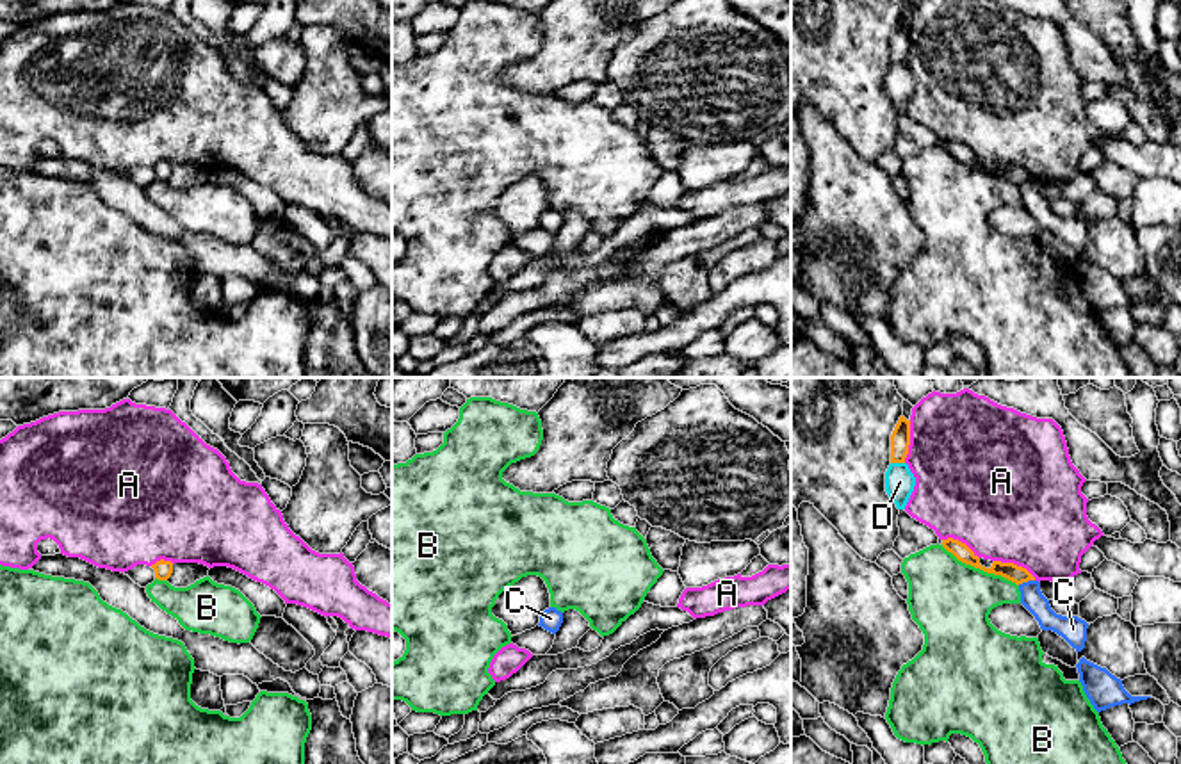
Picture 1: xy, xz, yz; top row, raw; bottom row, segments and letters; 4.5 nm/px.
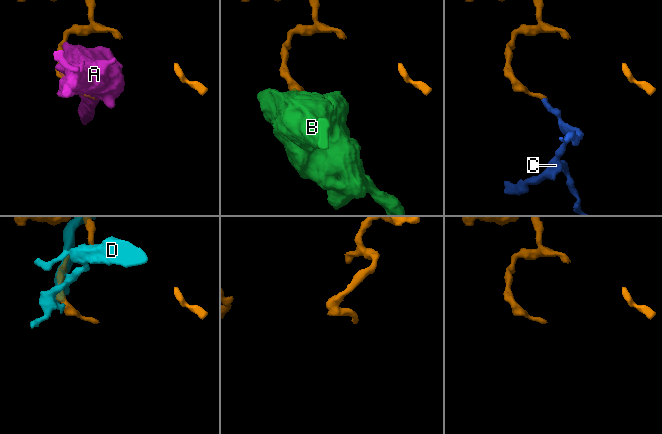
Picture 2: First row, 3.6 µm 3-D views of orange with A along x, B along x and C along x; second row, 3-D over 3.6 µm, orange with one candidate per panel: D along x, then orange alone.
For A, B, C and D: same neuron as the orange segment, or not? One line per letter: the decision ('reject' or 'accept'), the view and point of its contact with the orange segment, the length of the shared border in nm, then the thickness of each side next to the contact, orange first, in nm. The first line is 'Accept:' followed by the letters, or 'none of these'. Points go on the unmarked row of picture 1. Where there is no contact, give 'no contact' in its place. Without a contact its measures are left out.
Accept: none of these
A: reject; meets orange in yz at (1016, 166); contact 220 nm long; 80 nm thick on the orange side, 500 nm on the other
B: reject; meets orange in yz at (980, 170); contact 400 nm long; 80 nm thick on the orange side, 360 nm on the other
C: reject; meets orange in yz at (1025, 182); contact 80 nm long; 80 nm thick on the orange side, 100 nm on the other
D: reject; meets orange in yz at (898, 63); contact 60 nm long; 90 nm thick on the orange side, 140 nm on the other

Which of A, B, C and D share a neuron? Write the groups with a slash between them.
A / B / C / D

